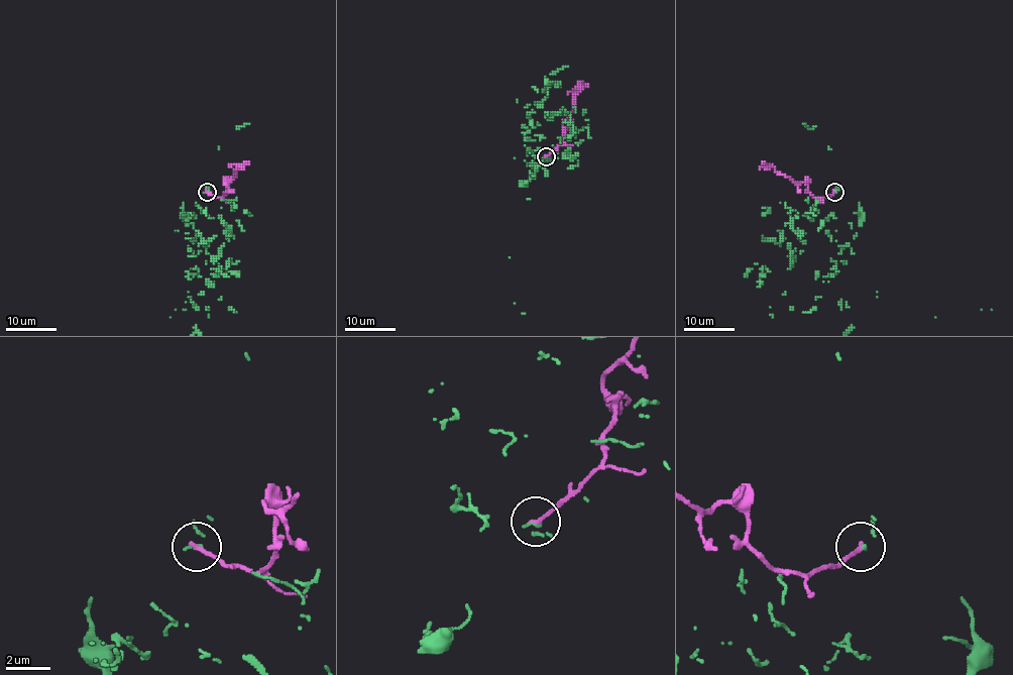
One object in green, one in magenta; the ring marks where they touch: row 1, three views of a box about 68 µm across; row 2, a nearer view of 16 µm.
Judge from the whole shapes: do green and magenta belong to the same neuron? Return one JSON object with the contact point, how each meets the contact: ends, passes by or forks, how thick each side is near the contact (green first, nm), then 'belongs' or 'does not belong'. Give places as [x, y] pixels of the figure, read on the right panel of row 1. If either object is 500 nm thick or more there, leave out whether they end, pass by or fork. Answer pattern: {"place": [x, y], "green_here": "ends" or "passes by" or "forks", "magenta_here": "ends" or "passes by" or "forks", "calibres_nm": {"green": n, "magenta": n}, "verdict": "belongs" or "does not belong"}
{"place": [834, 192], "green_here": "ends", "magenta_here": "ends", "calibres_nm": {"green": 160, "magenta": 200}, "verdict": "does not belong"}

